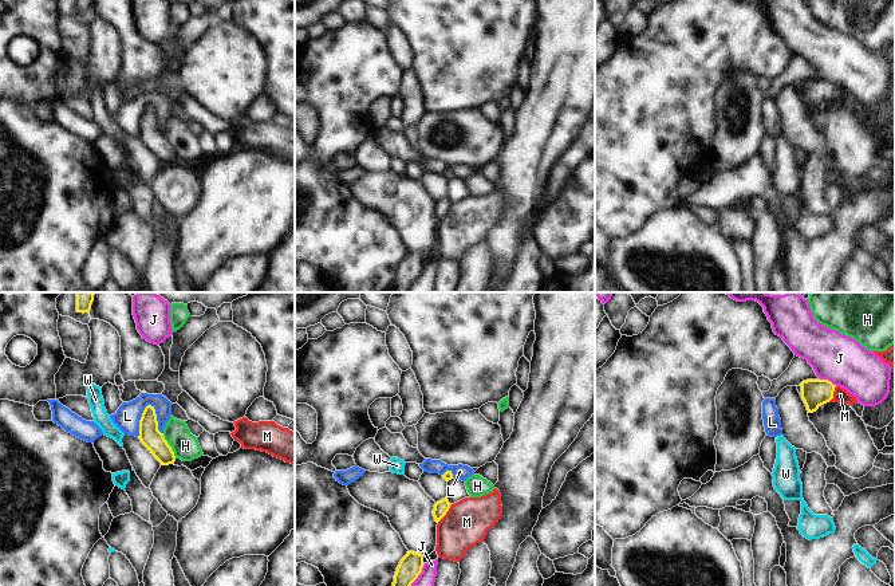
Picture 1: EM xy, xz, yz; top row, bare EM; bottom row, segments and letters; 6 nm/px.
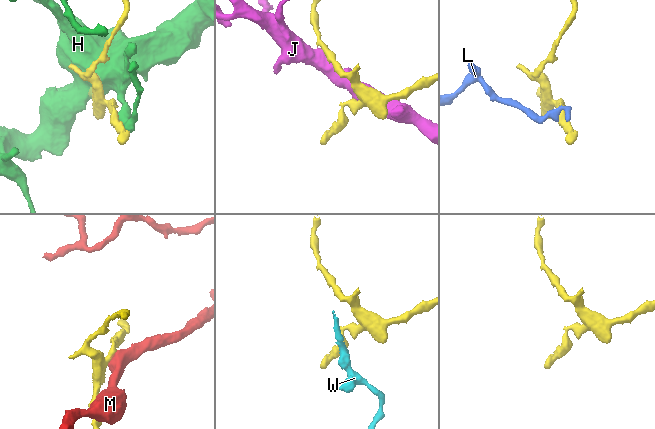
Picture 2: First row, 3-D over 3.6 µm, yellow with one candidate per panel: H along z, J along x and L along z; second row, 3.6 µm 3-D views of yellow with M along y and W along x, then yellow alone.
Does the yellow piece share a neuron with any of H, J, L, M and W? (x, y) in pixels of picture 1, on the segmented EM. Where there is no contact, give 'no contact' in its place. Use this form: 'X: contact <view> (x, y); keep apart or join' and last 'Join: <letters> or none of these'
H: contact xy (169, 445); keep apart
J: contact yz (827, 380); keep apart
L: contact xy (140, 420); keep apart
M: contact xz (445, 514); keep apart
W: no contact; keep apart
Join: none of these

